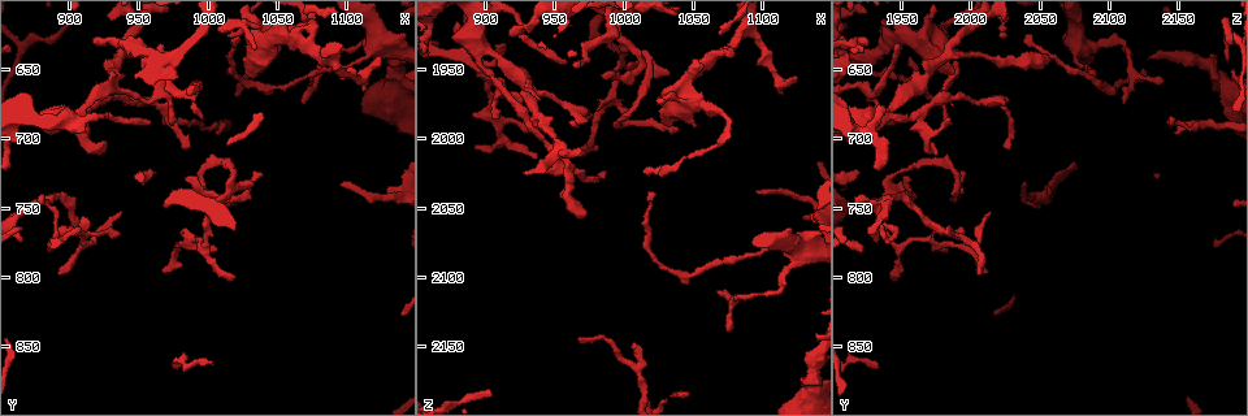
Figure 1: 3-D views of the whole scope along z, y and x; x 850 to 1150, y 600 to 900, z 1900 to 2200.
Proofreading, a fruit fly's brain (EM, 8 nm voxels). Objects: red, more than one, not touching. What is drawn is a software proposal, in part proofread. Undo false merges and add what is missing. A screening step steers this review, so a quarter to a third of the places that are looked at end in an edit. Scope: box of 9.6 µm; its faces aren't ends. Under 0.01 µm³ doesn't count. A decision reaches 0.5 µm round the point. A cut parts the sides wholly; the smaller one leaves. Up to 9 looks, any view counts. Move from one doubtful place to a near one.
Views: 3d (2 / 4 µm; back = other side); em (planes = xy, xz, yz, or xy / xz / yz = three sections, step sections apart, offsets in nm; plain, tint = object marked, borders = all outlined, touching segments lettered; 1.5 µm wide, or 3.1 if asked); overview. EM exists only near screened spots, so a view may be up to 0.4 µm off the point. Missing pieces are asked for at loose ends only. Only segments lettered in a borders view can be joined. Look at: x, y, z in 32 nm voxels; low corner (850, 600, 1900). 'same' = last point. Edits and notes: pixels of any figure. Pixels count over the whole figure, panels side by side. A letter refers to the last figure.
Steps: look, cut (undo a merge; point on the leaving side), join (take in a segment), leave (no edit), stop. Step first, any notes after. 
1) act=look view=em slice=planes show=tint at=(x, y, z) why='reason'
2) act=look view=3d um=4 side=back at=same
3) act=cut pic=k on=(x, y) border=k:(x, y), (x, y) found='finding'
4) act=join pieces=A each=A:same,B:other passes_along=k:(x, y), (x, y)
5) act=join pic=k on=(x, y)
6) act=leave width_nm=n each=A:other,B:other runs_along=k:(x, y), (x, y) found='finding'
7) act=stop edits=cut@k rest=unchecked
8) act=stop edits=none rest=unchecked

act=look view=em slice=planes show=plain at=(878, 746, 1938) why='abrupt turn'

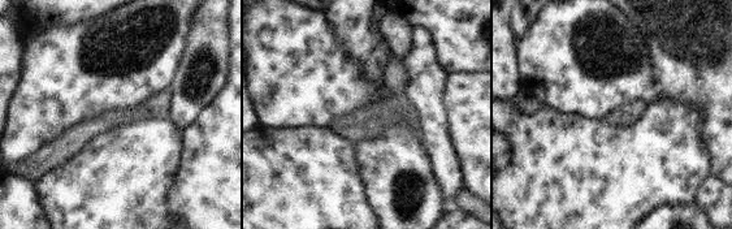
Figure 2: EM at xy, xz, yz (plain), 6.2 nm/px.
act=look view=em slice=planes show=borders at=same

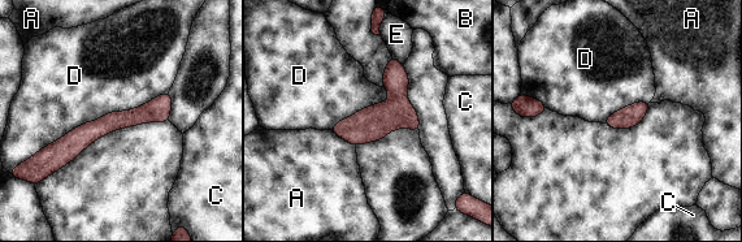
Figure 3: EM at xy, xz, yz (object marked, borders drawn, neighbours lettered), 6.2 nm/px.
act=leave each=A:other,B:other,C:other,D:other,E:other runs_along=3:(168, 96), (52, 158) found='one neuron here'

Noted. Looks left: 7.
act=look view=em slice=planes show=tint at=(894, 798, 2006) why='thin end'

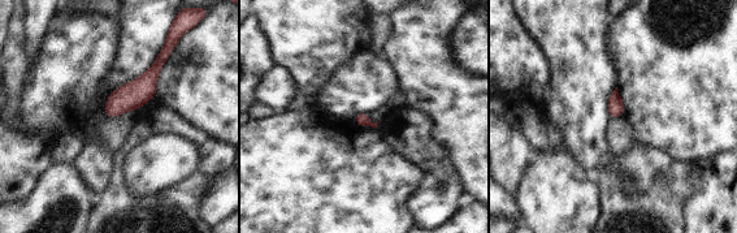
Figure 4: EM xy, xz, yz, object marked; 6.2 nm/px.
act=look view=em slice=planes show=borders at=same

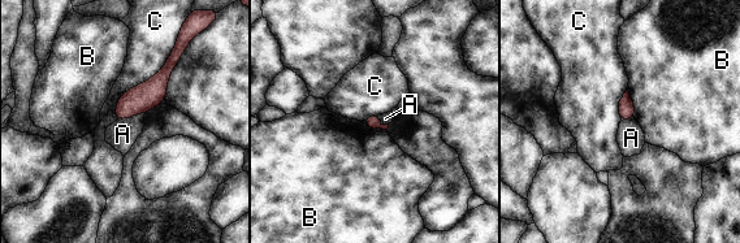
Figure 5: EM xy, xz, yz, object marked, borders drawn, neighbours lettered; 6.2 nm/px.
act=leave width_nm=80 each=A:other,B:other,C:other border=5:(145, 112), (116, 120) found='none of them fits'

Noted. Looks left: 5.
act=look view=3d um=2 at=(918, 630, 1926) why='free end'

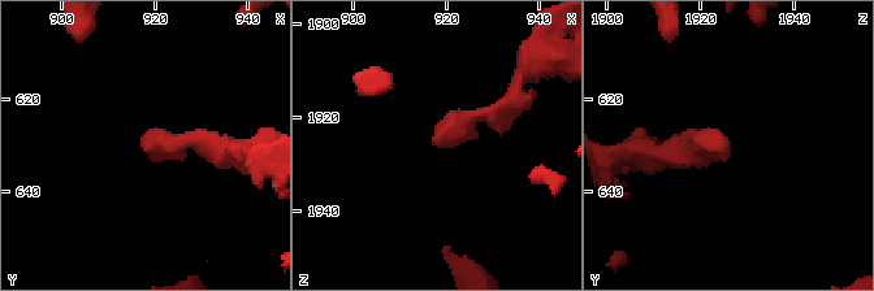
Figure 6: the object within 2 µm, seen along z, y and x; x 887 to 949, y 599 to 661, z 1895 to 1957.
act=look view=em slice=planes show=borders at=(918, 628, 1924)

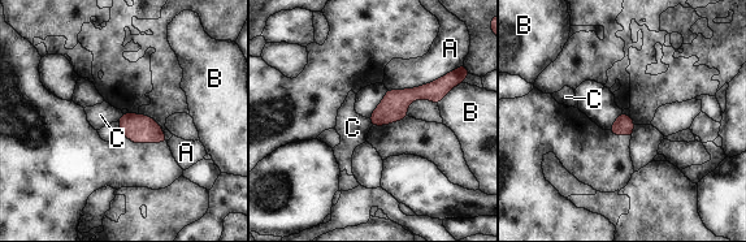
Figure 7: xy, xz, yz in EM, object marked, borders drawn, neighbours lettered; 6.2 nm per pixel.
act=leave each=A:other,B:other,C:other border=7:(122, 113), (117, 120) found='no lettered segment goes on from it'

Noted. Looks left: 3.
act=look view=em slice=planes show=borders at=(1070, 672, 2110) why='thin end'

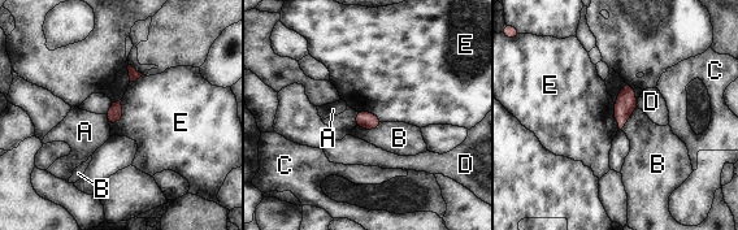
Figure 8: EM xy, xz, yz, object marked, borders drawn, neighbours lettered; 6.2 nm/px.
act=leave width_nm=90 each=A:other,B:other,C:other,D:other,E:other border=8:(124, 98), (122, 117), (111, 126) found='no lettered segment goes on from it'

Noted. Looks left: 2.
act=stop edits=none rest=unchecked

